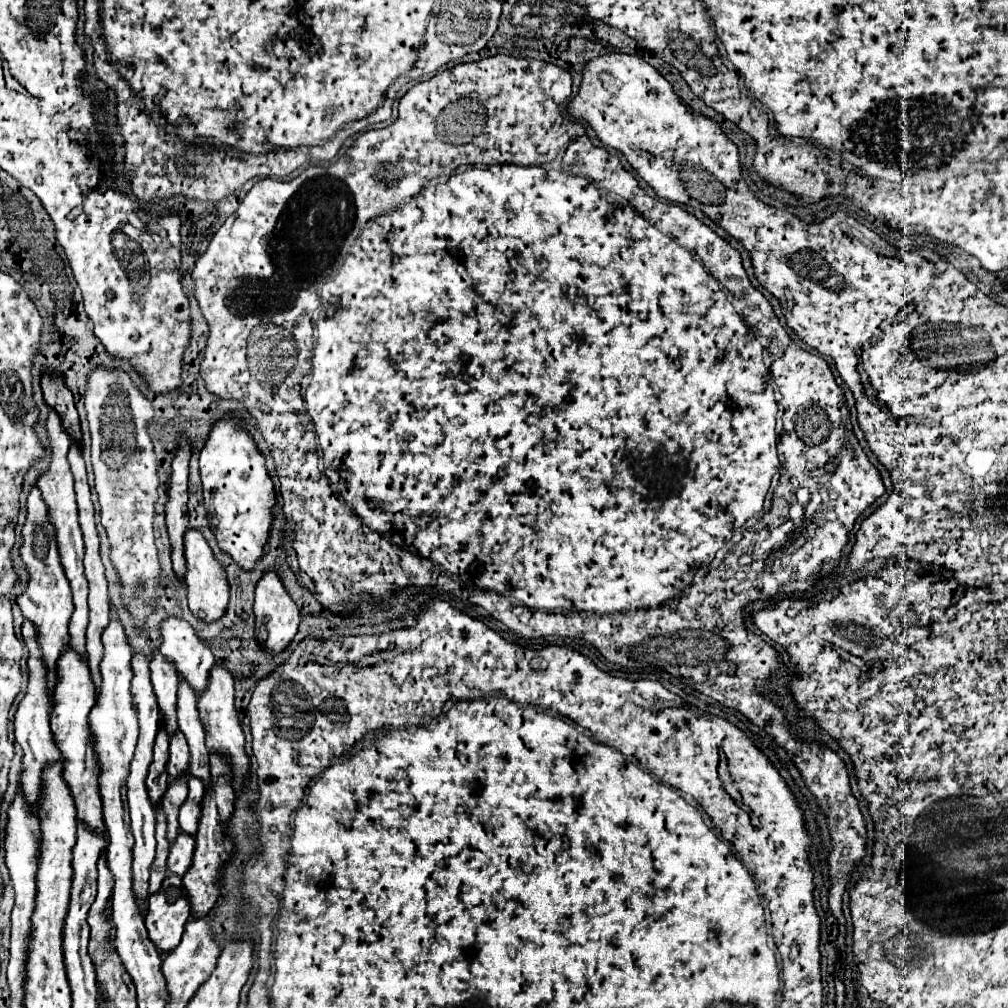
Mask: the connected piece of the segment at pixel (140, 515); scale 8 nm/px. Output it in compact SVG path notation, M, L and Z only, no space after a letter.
M97 365L87 375L83 399L93 439L91 463L95 471L95 491L101 505L101 523L111 543L111 561L123 585L123 603L133 613L137 627L143 627L143 619L151 613L151 605L155 603L155 585L161 573L153 541L153 505L157 501L159 475L153 441L147 429L153 421L155 407L125 371L105 369L103 365Z

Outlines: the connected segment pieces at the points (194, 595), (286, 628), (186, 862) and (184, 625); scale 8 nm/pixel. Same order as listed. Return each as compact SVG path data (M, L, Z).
M187 529L183 535L183 553L187 561L187 573L185 573L185 587L189 593L189 609L195 617L203 621L219 619L225 613L225 607L229 603L229 583L223 565L215 559L213 549L209 547L207 539L197 529Z
M267 569L263 573L263 579L257 583L253 611L255 611L255 617L257 617L257 639L259 639L259 643L269 653L283 651L297 633L297 627L301 623L301 613L299 613L295 601L285 591L285 585L279 579L279 575L275 575L275 571L271 571L271 569Z
M181 831L171 845L171 851L169 851L169 859L167 859L169 871L173 871L177 875L183 875L191 865L193 849L195 849L195 839L189 833Z
M177 615L163 619L159 651L167 655L167 659L173 659L177 673L185 677L197 693L203 691L207 685L209 667L213 667L215 657L189 621Z

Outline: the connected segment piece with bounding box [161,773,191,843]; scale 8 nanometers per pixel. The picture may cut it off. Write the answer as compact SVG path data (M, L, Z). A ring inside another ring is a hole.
M185 773L181 775L179 779L171 781L163 799L161 799L161 805L163 805L163 811L167 813L167 839L169 843L173 841L173 835L177 835L179 831L179 821L177 821L177 815L179 815L179 807L181 803L185 801L185 795L187 795L187 781L191 779L191 773Z

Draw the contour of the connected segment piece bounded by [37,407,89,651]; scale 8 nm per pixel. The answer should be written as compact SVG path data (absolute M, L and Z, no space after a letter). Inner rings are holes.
M47 407L49 415L45 421L45 429L47 429L47 437L49 437L49 451L51 451L51 463L47 467L45 473L39 475L37 479L37 487L43 493L45 503L49 505L49 515L51 515L51 523L57 529L57 543L59 543L59 555L61 555L61 563L65 569L65 575L71 583L71 591L73 591L73 603L75 603L75 611L71 615L71 623L69 623L69 635L71 635L71 645L77 647L77 651L85 651L85 627L87 627L87 579L83 573L83 537L81 537L81 527L77 523L77 503L75 503L75 491L73 491L73 475L69 471L69 463L65 459L71 439L65 433L63 425L61 425L61 417L57 415L57 411L53 411L53 407Z

